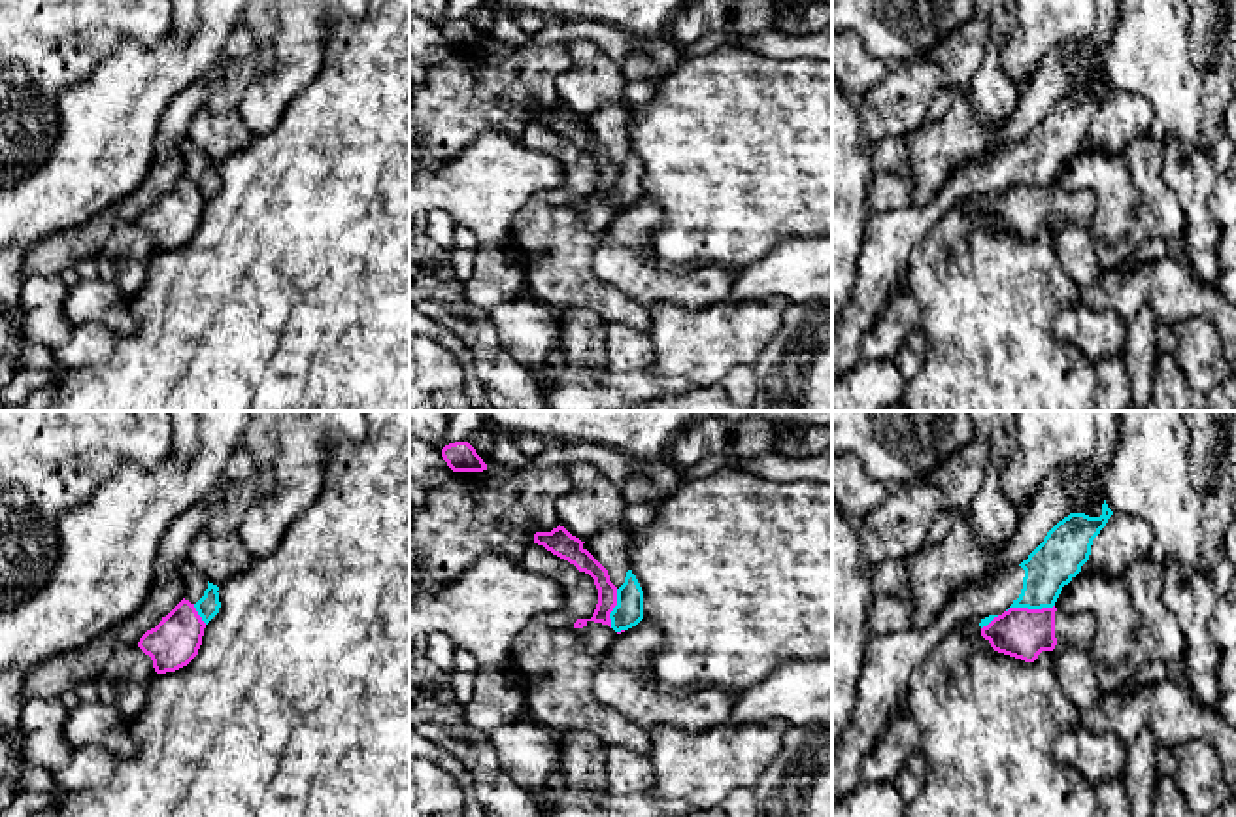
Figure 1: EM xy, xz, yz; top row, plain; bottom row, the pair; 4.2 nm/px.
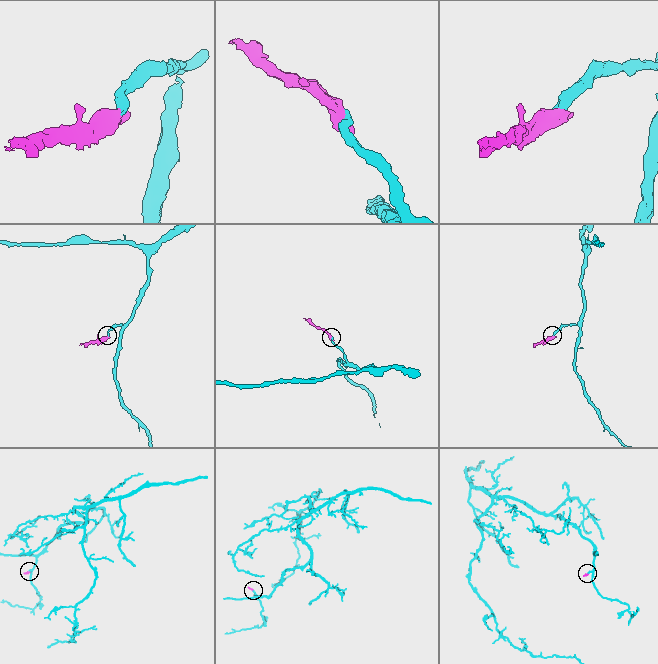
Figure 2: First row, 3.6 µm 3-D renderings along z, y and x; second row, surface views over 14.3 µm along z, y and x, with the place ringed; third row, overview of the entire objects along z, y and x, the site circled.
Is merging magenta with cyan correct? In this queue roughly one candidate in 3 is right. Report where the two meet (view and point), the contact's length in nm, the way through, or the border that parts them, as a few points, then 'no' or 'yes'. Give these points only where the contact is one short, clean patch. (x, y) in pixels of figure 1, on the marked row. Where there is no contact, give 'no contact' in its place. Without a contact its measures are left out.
meets magenta in yz at (1027, 608); contact 220 nm long; border along yz (1053, 604), (1010, 608), (1006, 612); no

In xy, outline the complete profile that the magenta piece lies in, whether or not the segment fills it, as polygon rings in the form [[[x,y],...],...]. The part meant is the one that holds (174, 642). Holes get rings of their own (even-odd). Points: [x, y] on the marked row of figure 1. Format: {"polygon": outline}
{"polygon": [[[183,598],[140,638],[138,647],[151,657],[157,674],[175,672],[198,655],[204,628],[206,623],[194,604]]]}

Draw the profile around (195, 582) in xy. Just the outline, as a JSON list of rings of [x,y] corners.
[[[189,560],[181,564],[185,600],[189,600],[208,625],[221,608],[219,587],[209,583]]]

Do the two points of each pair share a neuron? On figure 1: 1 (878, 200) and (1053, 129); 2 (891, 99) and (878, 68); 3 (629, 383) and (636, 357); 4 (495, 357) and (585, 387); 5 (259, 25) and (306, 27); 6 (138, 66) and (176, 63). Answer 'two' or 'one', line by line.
1: two
2: two
3: two
4: two
5: two
6: one

